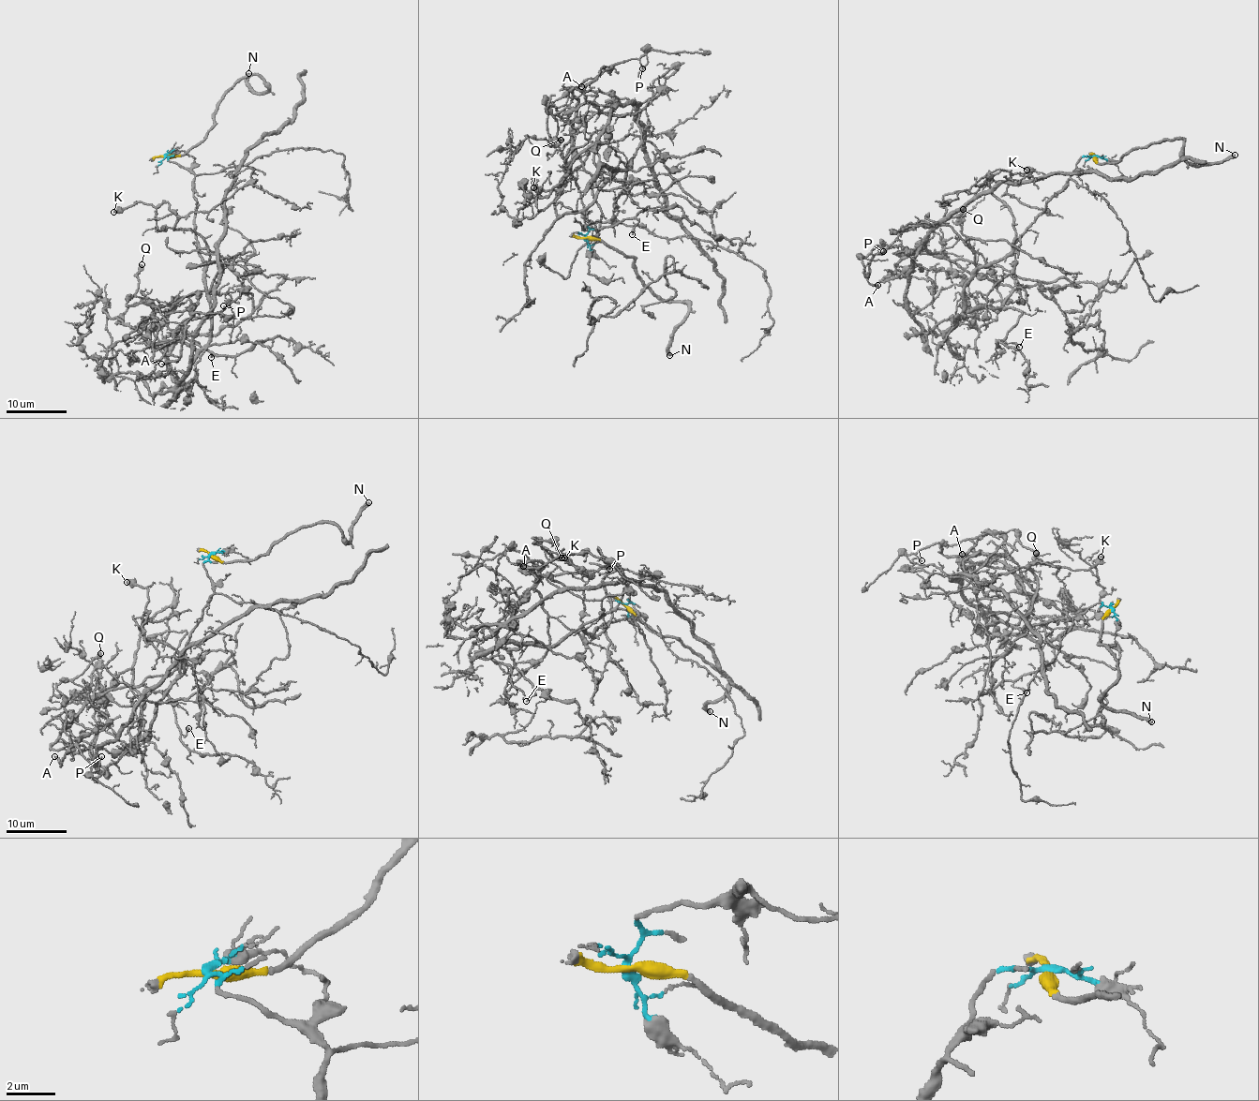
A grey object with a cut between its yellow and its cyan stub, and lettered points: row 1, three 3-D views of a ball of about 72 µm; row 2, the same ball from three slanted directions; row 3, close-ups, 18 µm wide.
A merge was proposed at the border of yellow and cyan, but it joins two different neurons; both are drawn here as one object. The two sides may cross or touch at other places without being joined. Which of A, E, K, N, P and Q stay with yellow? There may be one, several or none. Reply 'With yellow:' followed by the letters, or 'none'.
With yellow: N

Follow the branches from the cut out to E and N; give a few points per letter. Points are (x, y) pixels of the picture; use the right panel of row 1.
E: (1094, 156), (1083, 156), (1011, 250), (965, 288), (963, 314), (1021, 312), (1005, 341), (1018, 347)
N: (1094, 156), (1095, 161), (1102, 165), (1113, 164), (1127, 153), (1181, 139), (1184, 156), (1197, 165), (1235, 155)

